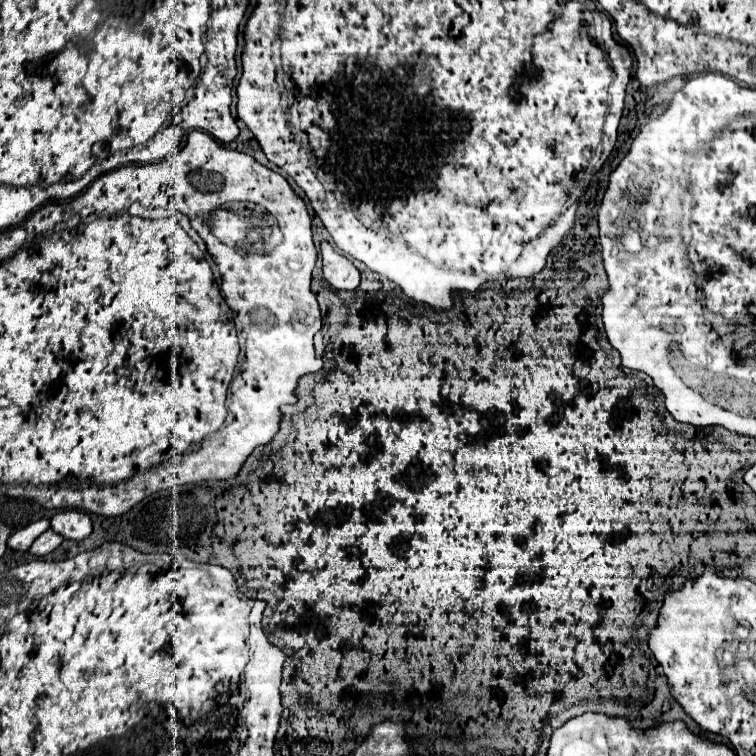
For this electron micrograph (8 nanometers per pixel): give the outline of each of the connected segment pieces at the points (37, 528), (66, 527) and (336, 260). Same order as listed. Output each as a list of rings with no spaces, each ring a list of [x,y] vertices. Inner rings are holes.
[[[47,518],[37,520],[37,522],[33,522],[33,524],[29,524],[27,528],[17,530],[15,534],[11,534],[9,540],[7,540],[7,548],[9,548],[9,550],[25,552],[25,550],[33,544],[33,540],[35,540],[37,536],[41,536],[47,528],[49,528],[49,520],[47,520]]]
[[[79,510],[57,512],[51,518],[51,530],[67,540],[83,540],[91,534],[91,518]]]
[[[321,242],[321,258],[325,280],[335,290],[355,290],[359,286],[361,280],[359,268],[347,256],[333,250],[329,242]]]

